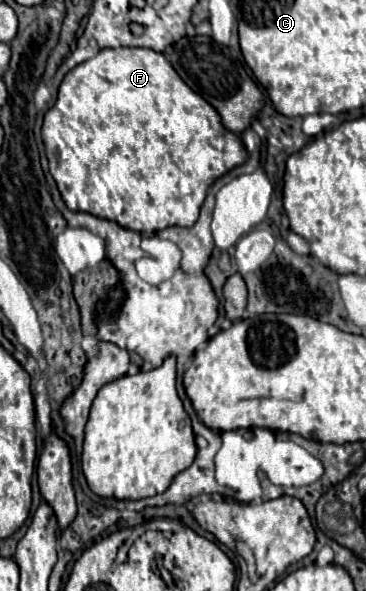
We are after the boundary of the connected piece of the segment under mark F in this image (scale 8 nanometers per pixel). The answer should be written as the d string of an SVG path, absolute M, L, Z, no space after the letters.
M137 47L103 49L93 59L71 69L59 87L57 103L45 113L41 135L43 135L43 143L45 143L45 153L49 159L49 171L59 187L59 193L61 193L65 205L69 205L69 209L81 209L81 211L93 213L97 217L117 221L121 227L139 231L139 233L155 233L155 231L161 231L165 227L175 227L175 225L193 227L199 217L199 209L205 201L207 189L213 185L213 181L219 179L221 175L225 175L229 169L243 165L247 159L247 151L245 151L245 145L241 143L241 139L223 127L219 113L203 97L199 97L193 89L189 89L185 85L185 81L177 75L177 71L171 67L171 63L153 49L137 49Z

